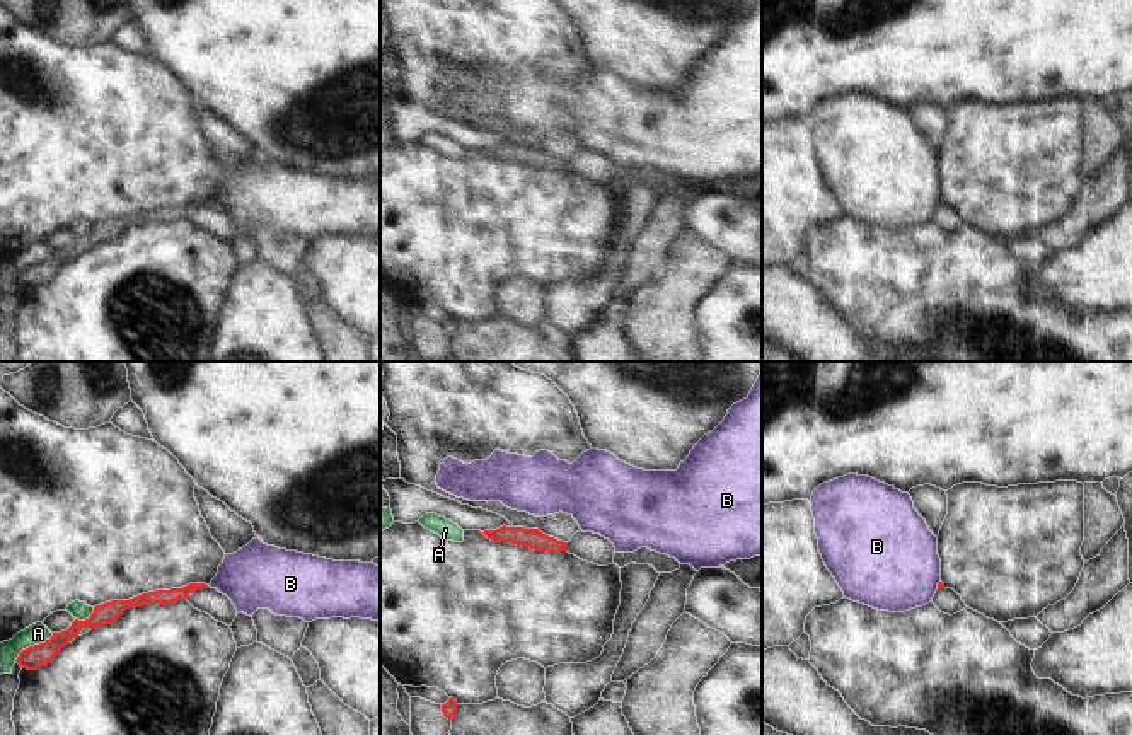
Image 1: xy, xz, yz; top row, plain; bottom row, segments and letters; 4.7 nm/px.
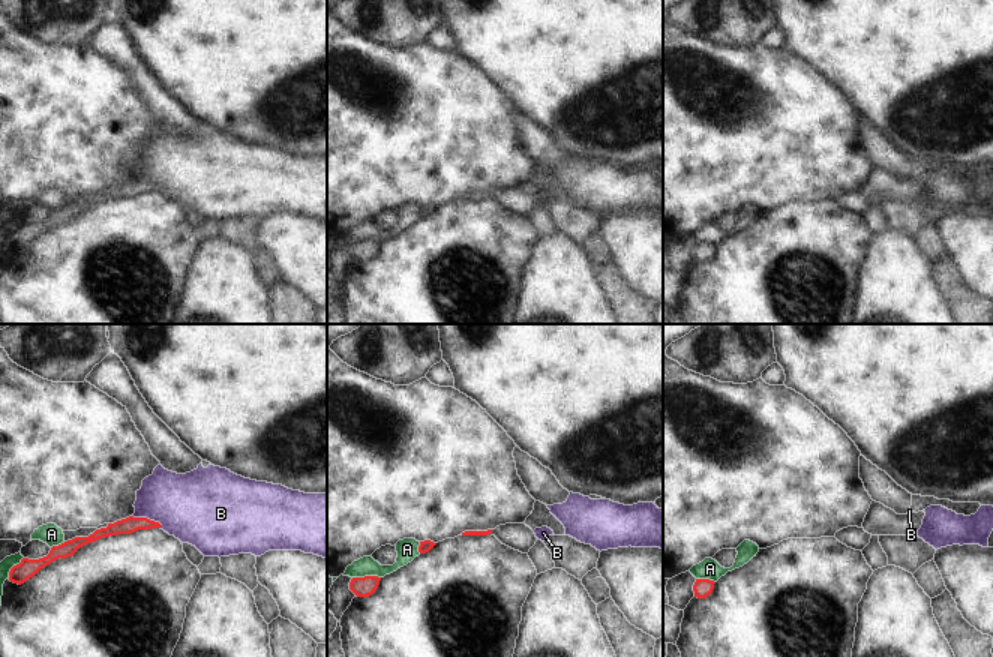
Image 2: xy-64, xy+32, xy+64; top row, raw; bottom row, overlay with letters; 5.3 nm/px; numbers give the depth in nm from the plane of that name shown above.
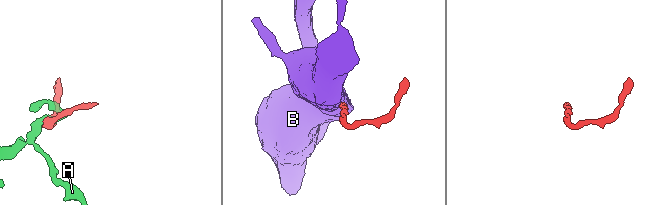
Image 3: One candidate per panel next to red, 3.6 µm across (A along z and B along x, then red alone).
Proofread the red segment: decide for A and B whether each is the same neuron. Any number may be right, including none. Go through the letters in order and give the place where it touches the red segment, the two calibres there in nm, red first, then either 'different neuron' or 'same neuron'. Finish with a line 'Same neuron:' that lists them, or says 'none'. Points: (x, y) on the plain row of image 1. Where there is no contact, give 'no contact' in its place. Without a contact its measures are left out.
A: contact xy (34, 263); calibres 110 and 100 nm; different neuron
B: contact yz (938, 202); calibres 30 and 460 nm; different neuron
Same neuron: none

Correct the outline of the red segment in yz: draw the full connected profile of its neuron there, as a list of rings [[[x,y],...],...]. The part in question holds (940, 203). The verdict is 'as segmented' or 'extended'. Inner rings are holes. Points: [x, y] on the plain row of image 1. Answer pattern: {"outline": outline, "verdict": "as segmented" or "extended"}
{"outline": [[[943,200],[938,201],[938,208],[931,218],[941,230],[944,232],[956,232],[963,229],[967,223],[962,215],[953,208],[946,206]]], "verdict": "extended"}

